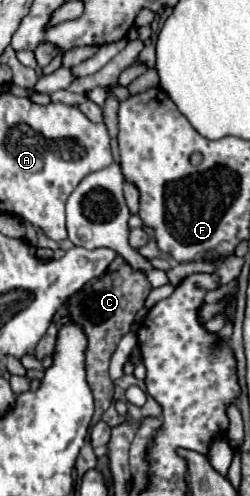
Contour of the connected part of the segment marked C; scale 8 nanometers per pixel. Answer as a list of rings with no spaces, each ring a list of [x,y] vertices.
[[[124,264],[118,272],[110,272],[104,278],[100,278],[98,282],[92,284],[92,288],[88,290],[80,290],[78,294],[74,294],[70,298],[70,310],[66,316],[62,316],[60,322],[52,324],[48,328],[48,332],[44,334],[44,338],[38,342],[36,346],[36,358],[42,360],[44,356],[50,356],[54,352],[54,342],[56,342],[56,334],[58,328],[62,324],[66,324],[70,318],[78,324],[82,324],[86,328],[88,334],[88,350],[86,350],[86,372],[88,372],[88,384],[92,388],[94,394],[94,402],[96,402],[96,412],[92,418],[92,424],[96,424],[100,420],[100,416],[108,410],[108,406],[112,404],[112,394],[114,394],[114,384],[108,376],[108,364],[110,364],[110,356],[116,350],[116,344],[120,342],[120,338],[130,330],[130,326],[134,324],[136,312],[144,306],[144,300],[148,296],[148,292],[152,290],[146,274],[142,270],[134,270],[130,264]]]

